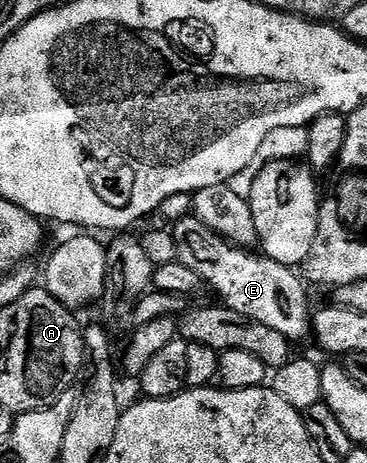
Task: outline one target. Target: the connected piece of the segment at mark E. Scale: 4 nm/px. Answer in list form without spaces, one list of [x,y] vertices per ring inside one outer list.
[[[192,214],[176,221],[171,231],[177,247],[176,263],[195,270],[202,285],[206,289],[211,288],[224,307],[235,310],[235,314],[243,314],[243,318],[271,326],[271,330],[283,334],[283,338],[291,342],[310,335],[311,307],[309,296],[305,293],[307,284],[298,273],[298,277],[293,273],[296,271],[290,265],[280,264],[270,256],[230,244],[215,234],[215,230],[203,226],[203,222],[199,222]]]

